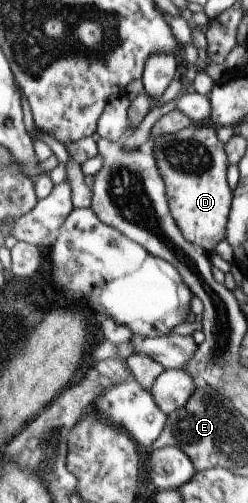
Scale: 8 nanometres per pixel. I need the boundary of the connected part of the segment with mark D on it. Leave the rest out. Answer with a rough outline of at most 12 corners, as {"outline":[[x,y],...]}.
{"outline":[[215,128],[153,141],[169,214],[212,253],[232,193]]}

